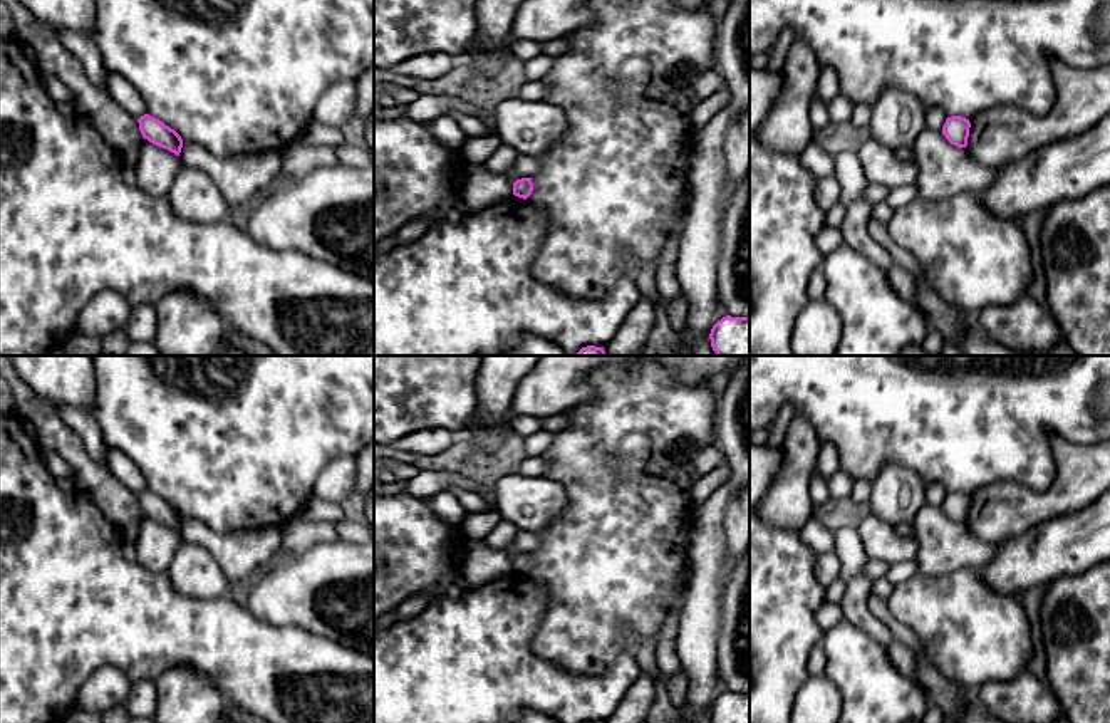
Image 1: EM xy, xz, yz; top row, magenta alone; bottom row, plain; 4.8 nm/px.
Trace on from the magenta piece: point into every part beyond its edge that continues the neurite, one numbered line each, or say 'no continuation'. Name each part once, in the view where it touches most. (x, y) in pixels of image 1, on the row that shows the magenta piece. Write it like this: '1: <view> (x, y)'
no continuation

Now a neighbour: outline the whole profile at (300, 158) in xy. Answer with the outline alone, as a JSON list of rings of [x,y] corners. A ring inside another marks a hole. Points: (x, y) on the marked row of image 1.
[[[298,138],[285,148],[282,176],[283,179],[300,179],[317,168],[337,163],[339,158],[334,148],[309,144]]]

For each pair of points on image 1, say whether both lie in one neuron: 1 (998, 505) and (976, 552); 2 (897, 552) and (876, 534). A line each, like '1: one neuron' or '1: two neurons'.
1: two neurons
2: one neuron

